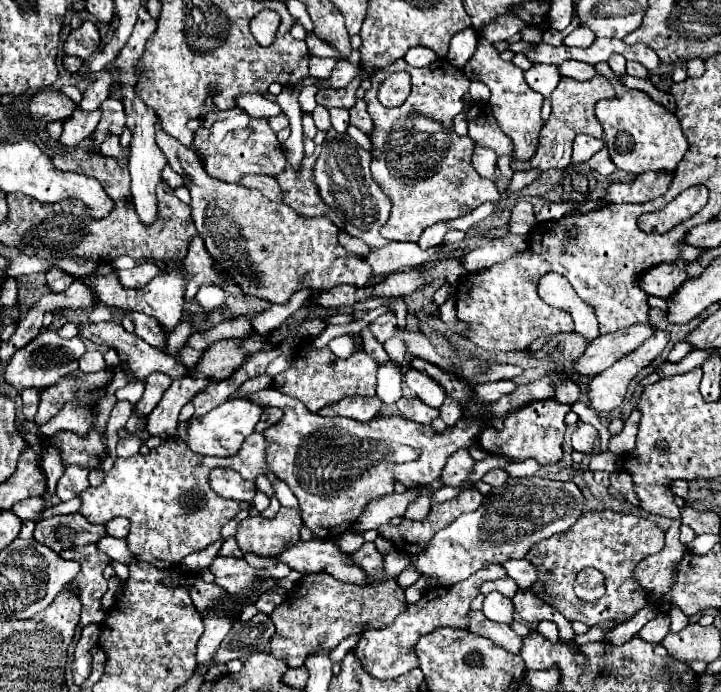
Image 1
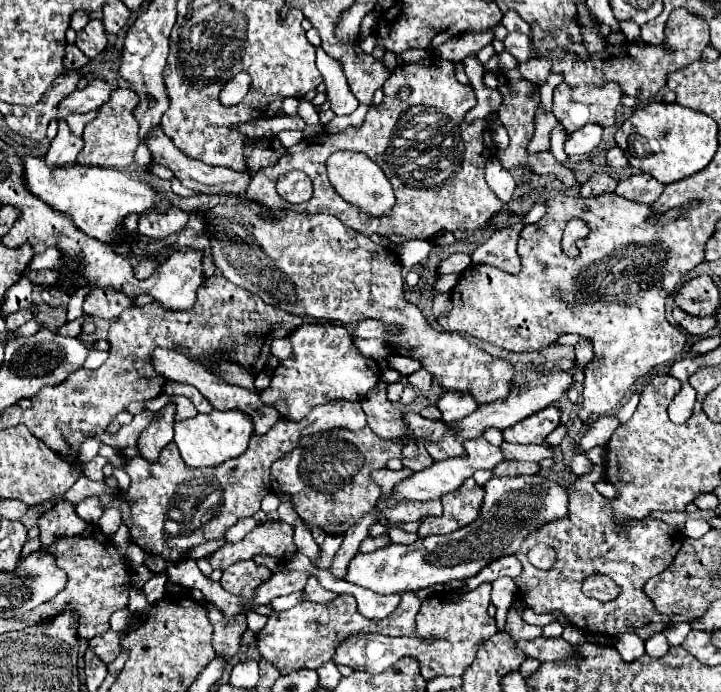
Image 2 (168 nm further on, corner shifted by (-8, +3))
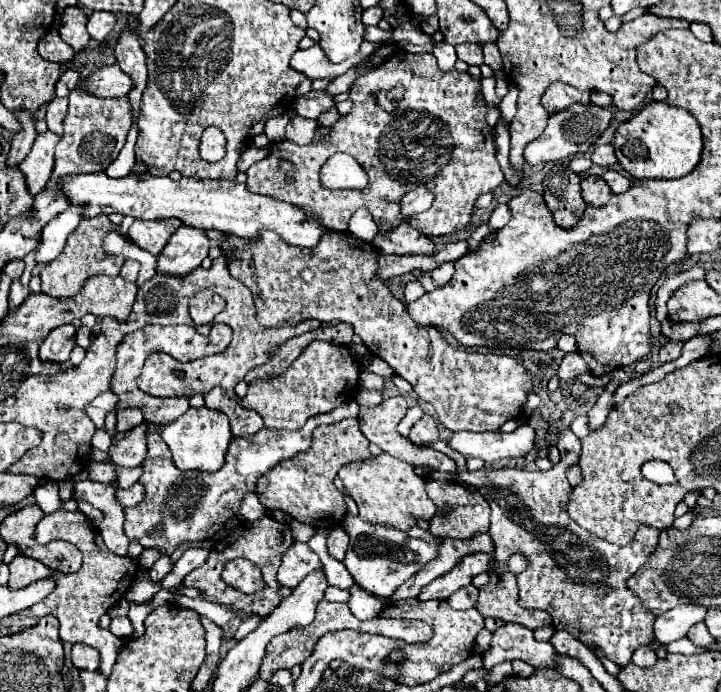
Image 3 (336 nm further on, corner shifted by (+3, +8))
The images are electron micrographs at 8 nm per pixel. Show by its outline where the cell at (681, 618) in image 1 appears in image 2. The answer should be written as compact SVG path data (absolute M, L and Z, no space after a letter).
M674 622L674 624L668 626L668 630L664 630L670 646L680 646L686 640L688 632L690 632L690 624L688 622Z

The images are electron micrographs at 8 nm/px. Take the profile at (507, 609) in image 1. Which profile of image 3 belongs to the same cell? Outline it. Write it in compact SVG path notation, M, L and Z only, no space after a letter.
M507 623L505 627L499 627L493 633L493 641L489 651L485 651L485 673L489 675L491 669L501 661L513 661L521 659L533 667L557 667L557 651L551 643L539 643L533 639L533 631L527 627L521 627L517 623Z

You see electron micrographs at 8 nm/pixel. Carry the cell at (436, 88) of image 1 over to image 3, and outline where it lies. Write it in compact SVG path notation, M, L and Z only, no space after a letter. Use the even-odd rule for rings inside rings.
M397 51L393 57L389 57L385 63L381 63L377 69L359 77L349 91L349 99L353 101L351 113L345 117L339 117L339 121L329 129L317 127L311 145L299 147L287 139L279 141L279 143L271 143L269 155L263 161L259 161L247 169L249 191L261 191L261 195L273 195L277 199L297 203L299 207L305 207L309 213L317 215L321 219L321 223L325 223L325 227L343 233L343 231L347 231L347 221L359 207L369 209L369 213L373 215L373 219L381 231L389 231L389 229L397 227L401 223L401 213L399 213L401 195L405 191L415 189L417 185L425 185L427 189L433 191L435 201L429 211L415 215L411 219L411 225L419 233L433 237L433 235L449 235L449 233L461 231L471 219L471 211L473 211L477 197L483 193L491 193L501 185L503 173L495 159L493 129L485 121L489 107L483 101L481 79L473 79L467 71L465 73L461 73L457 69L451 69L447 73L441 71L433 53L415 55L415 53L407 53L407 51ZM397 83L401 83L405 87L405 97L399 101L399 105L393 113L387 113L377 105L373 93L379 89L389 91ZM335 153L353 155L355 161L361 163L361 167L369 175L367 189L361 189L361 191L347 189L347 195L343 195L343 189L325 189L321 185L319 171L325 165L325 161ZM281 161L289 161L295 165L295 169L289 173L295 179L295 183L283 183L287 179L287 173L281 171L281 167L279 167Z

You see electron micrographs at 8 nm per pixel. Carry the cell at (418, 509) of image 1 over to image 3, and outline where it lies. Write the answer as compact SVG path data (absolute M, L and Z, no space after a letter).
M387 453L369 457L365 461L349 463L339 471L343 487L359 507L359 515L371 523L391 525L401 531L409 531L417 525L417 519L431 521L437 513L437 505L425 493L425 481L415 475L413 465L393 459Z

